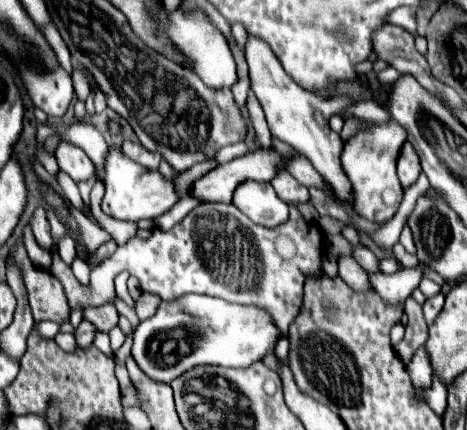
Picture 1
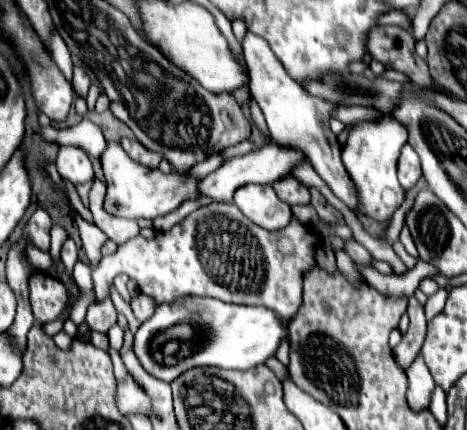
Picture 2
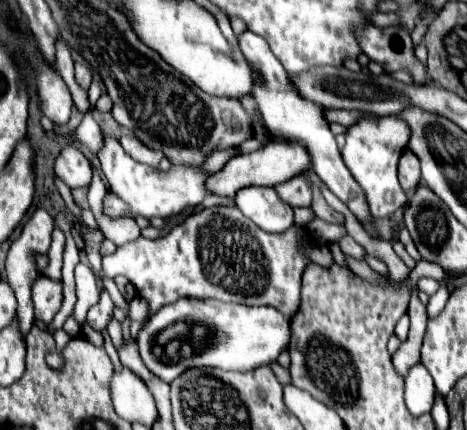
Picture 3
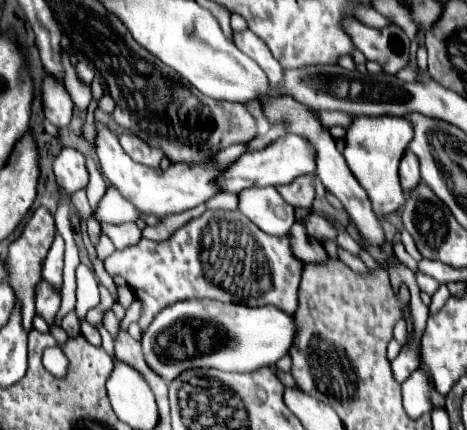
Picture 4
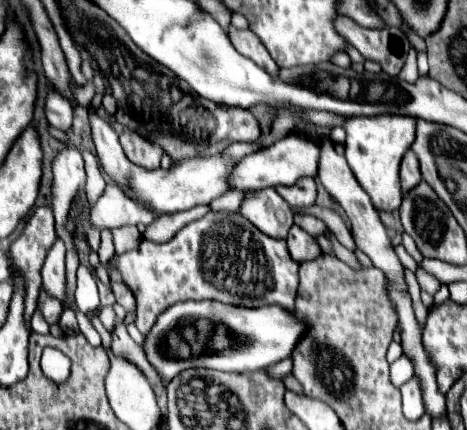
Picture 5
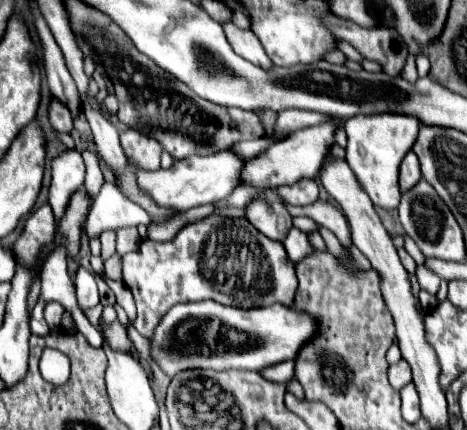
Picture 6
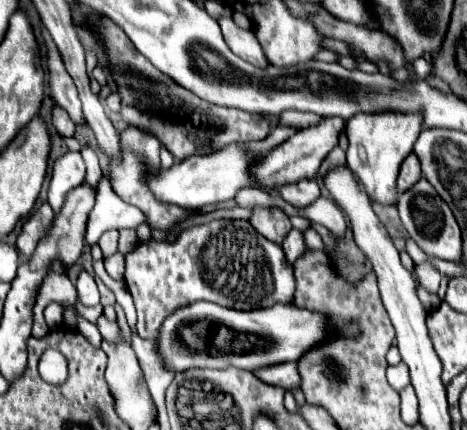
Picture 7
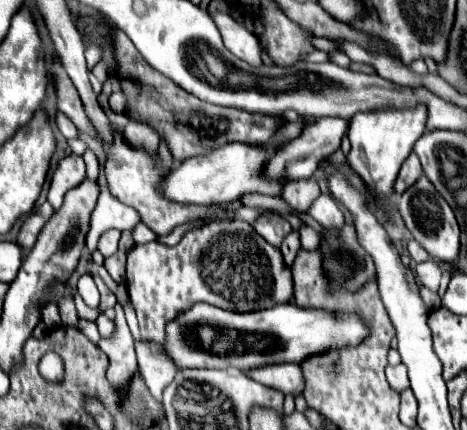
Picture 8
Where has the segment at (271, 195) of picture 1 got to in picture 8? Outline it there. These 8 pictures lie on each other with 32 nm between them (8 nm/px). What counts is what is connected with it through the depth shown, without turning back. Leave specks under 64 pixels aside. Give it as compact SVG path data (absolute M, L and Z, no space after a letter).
M266 214L266 216L260 216L254 224L256 232L268 242L272 244L274 248L280 248L282 240L292 232L292 226L280 218L280 216L274 216L274 214Z

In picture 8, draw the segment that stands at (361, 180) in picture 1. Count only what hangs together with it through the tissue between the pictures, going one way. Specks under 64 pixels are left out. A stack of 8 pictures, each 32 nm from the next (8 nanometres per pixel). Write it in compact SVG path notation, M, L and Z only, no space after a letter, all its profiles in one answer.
M418 104L414 108L382 108L372 112L358 112L350 120L348 138L352 144L352 150L348 154L348 164L362 176L362 180L376 192L376 196L388 198L392 194L392 184L398 176L398 170L402 162L410 156L412 146L426 130L426 118L428 108L424 104Z

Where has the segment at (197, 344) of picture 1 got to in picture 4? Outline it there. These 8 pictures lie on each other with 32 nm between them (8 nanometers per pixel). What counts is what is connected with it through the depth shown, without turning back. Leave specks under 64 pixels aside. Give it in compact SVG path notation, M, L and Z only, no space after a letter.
M182 300L176 302L150 324L148 332L142 334L142 352L156 374L166 382L172 382L180 372L188 368L216 368L224 372L254 372L264 366L274 366L282 356L288 354L296 336L294 318L276 306L248 308L242 304L224 304L218 300Z

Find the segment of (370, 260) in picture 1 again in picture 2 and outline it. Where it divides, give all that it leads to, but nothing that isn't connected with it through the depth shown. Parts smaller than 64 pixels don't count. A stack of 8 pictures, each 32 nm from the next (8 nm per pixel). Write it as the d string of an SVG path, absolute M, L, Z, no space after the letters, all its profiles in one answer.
M344 240L344 250L346 250L346 254L348 254L354 262L370 266L372 256L370 256L370 252L368 252L364 246L360 246L358 242L354 242L354 240Z

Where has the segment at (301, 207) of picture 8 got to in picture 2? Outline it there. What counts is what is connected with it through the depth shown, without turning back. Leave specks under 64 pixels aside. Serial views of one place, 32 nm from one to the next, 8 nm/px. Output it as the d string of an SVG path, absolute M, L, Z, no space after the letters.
M288 176L288 180L278 180L274 184L274 190L280 196L280 200L284 200L290 206L308 204L310 202L310 190L308 190L308 186L302 184L300 180L296 180L294 176Z

